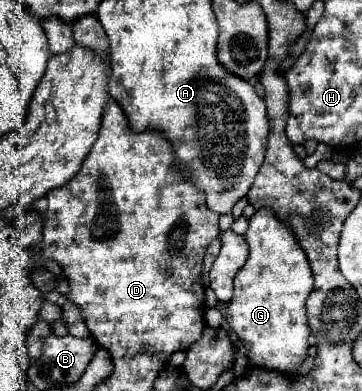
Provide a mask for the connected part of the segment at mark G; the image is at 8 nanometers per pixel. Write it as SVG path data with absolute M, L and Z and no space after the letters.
M268 207L256 209L244 237L250 245L250 257L234 277L234 297L226 309L226 319L232 331L248 343L248 357L254 365L296 375L296 369L310 347L304 303L314 287L312 269L304 249L296 243L296 235L292 235L288 221L282 221Z

